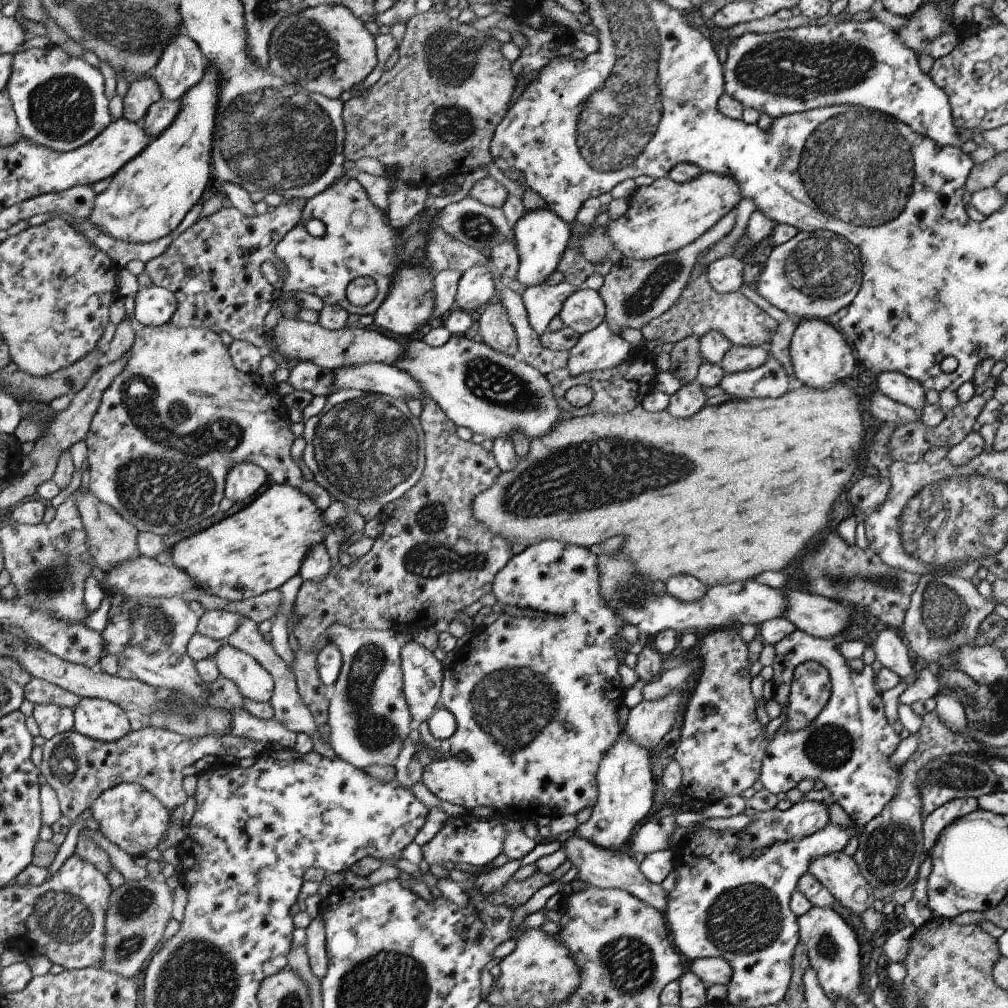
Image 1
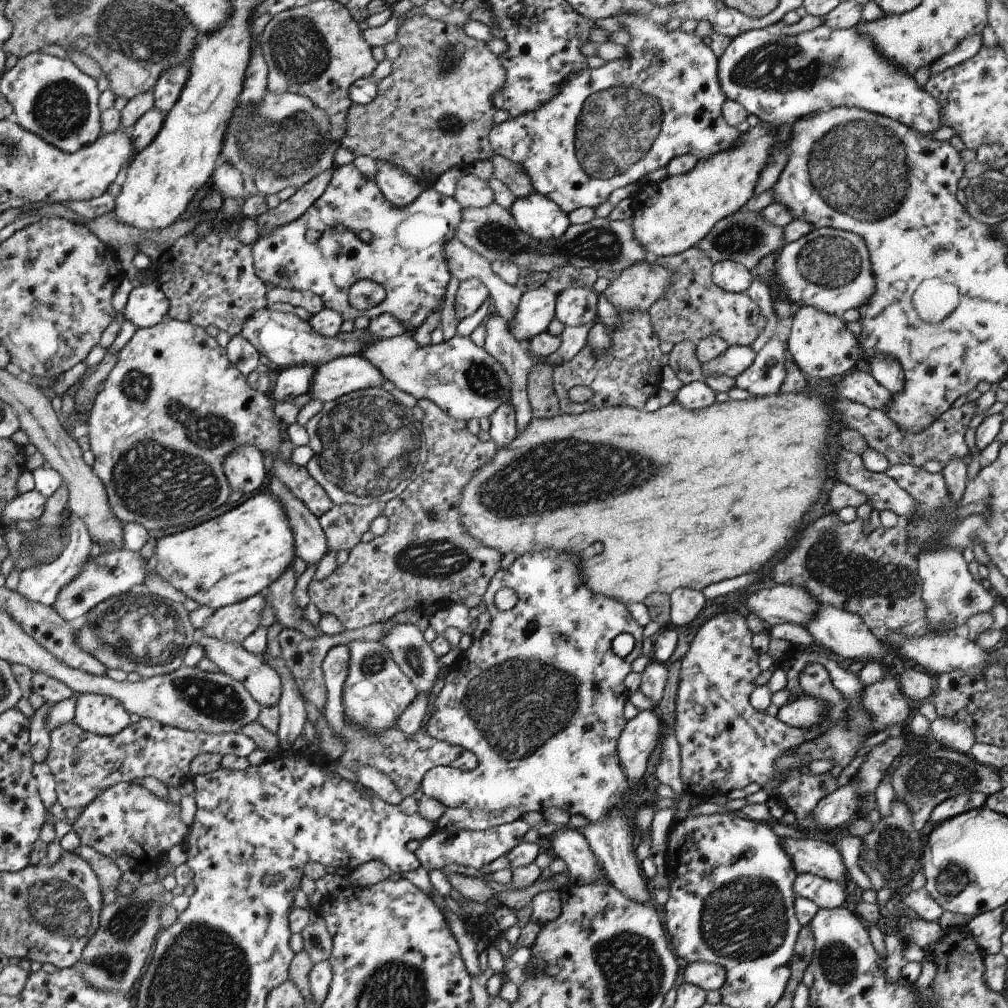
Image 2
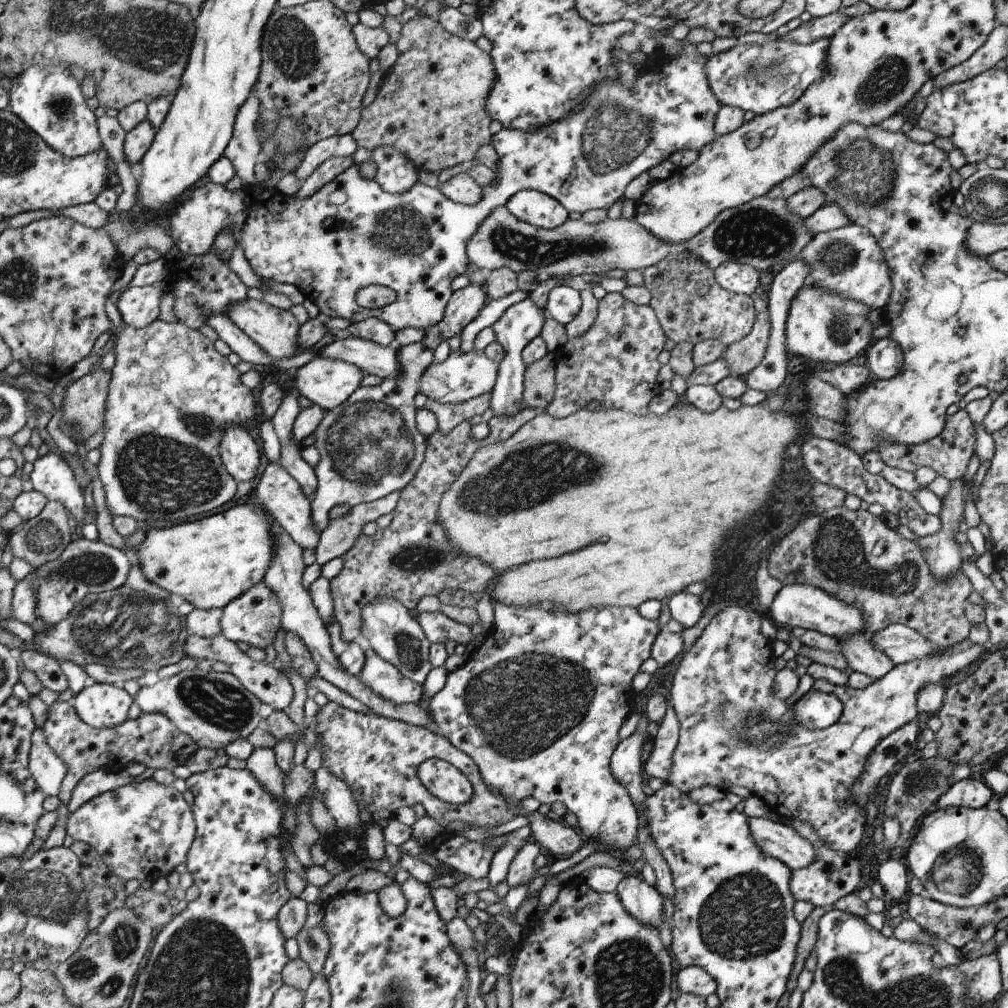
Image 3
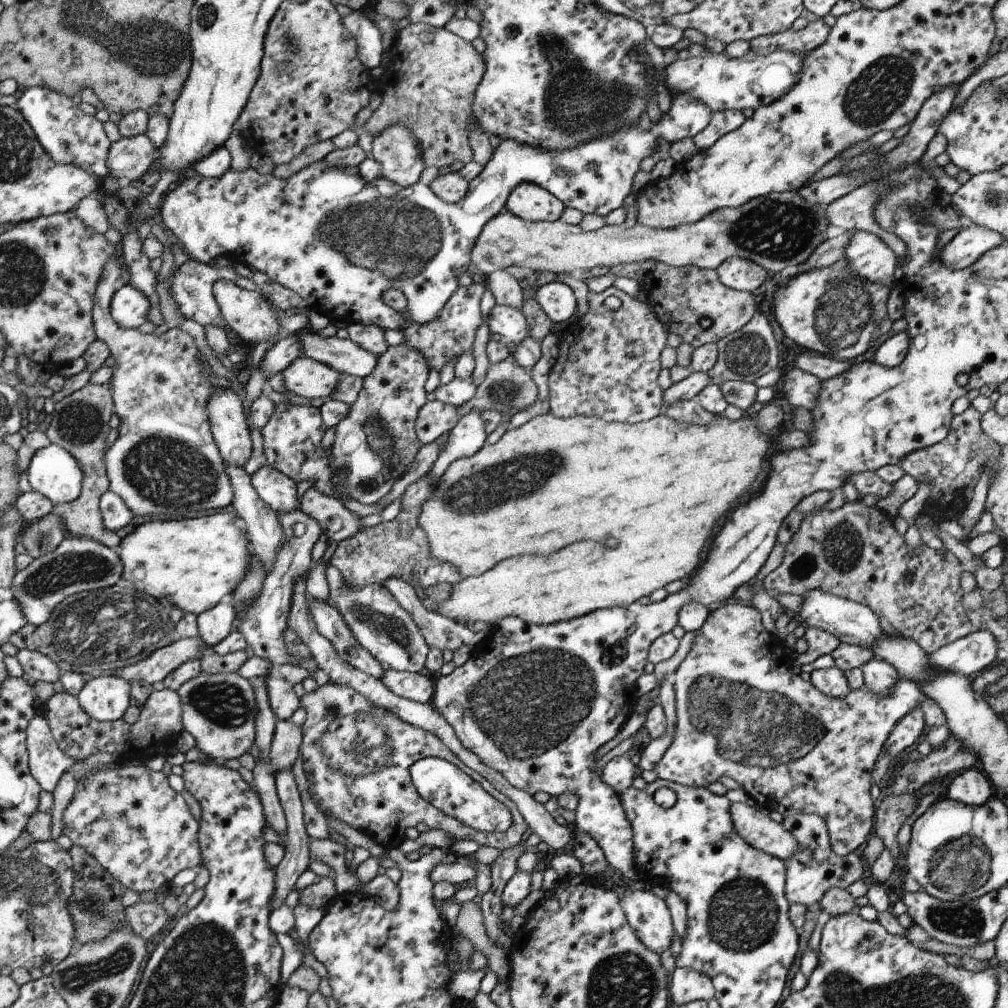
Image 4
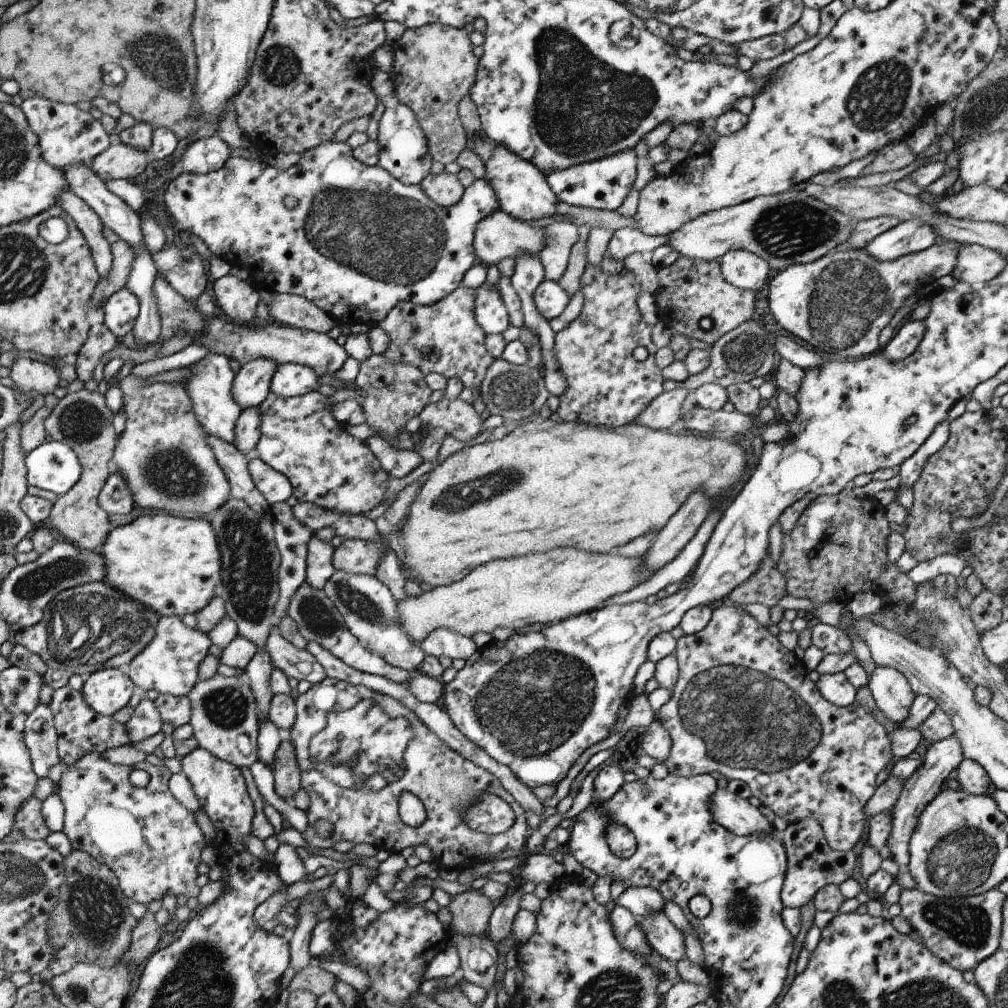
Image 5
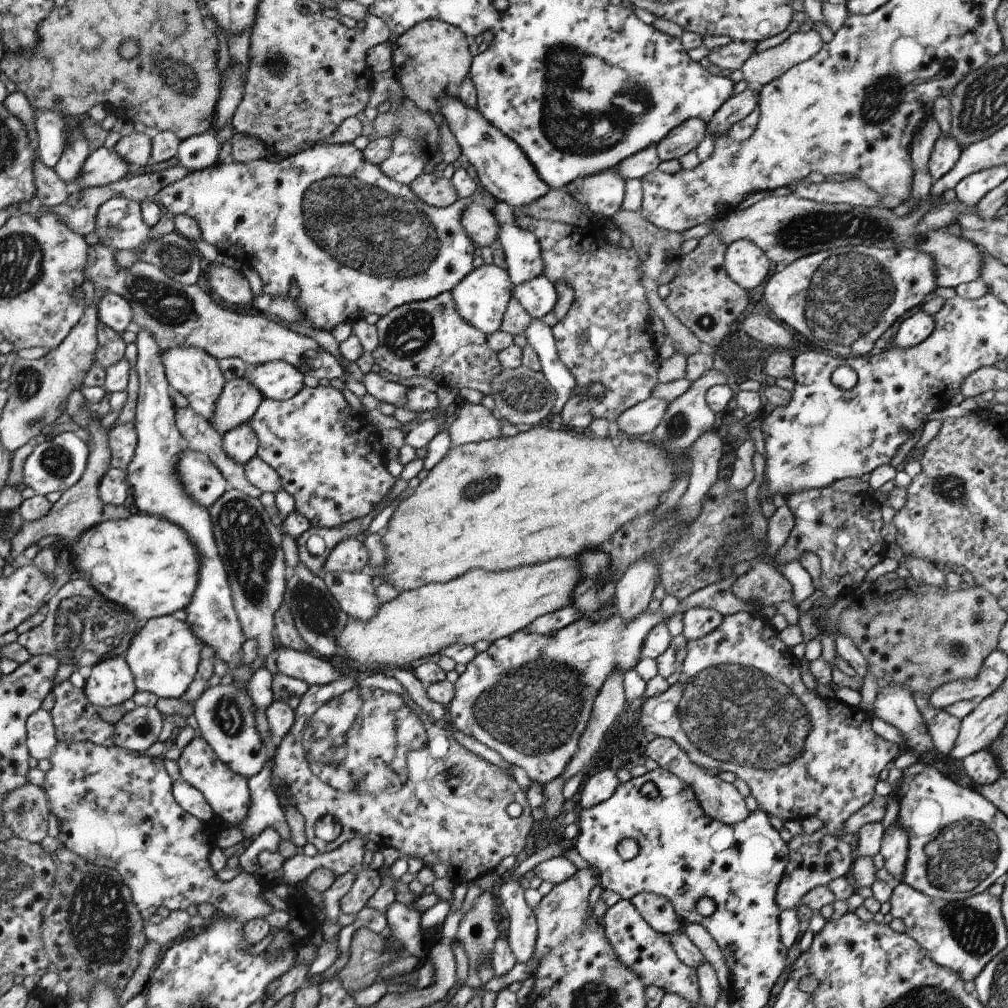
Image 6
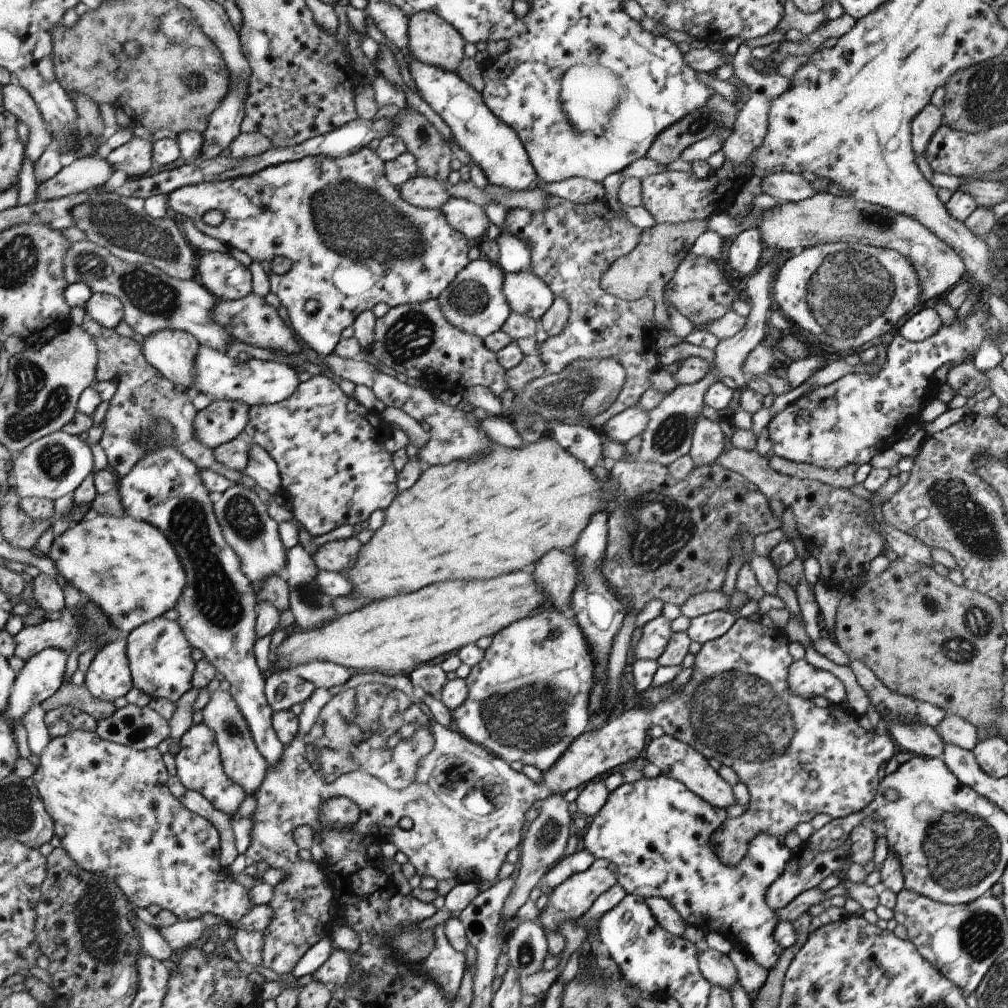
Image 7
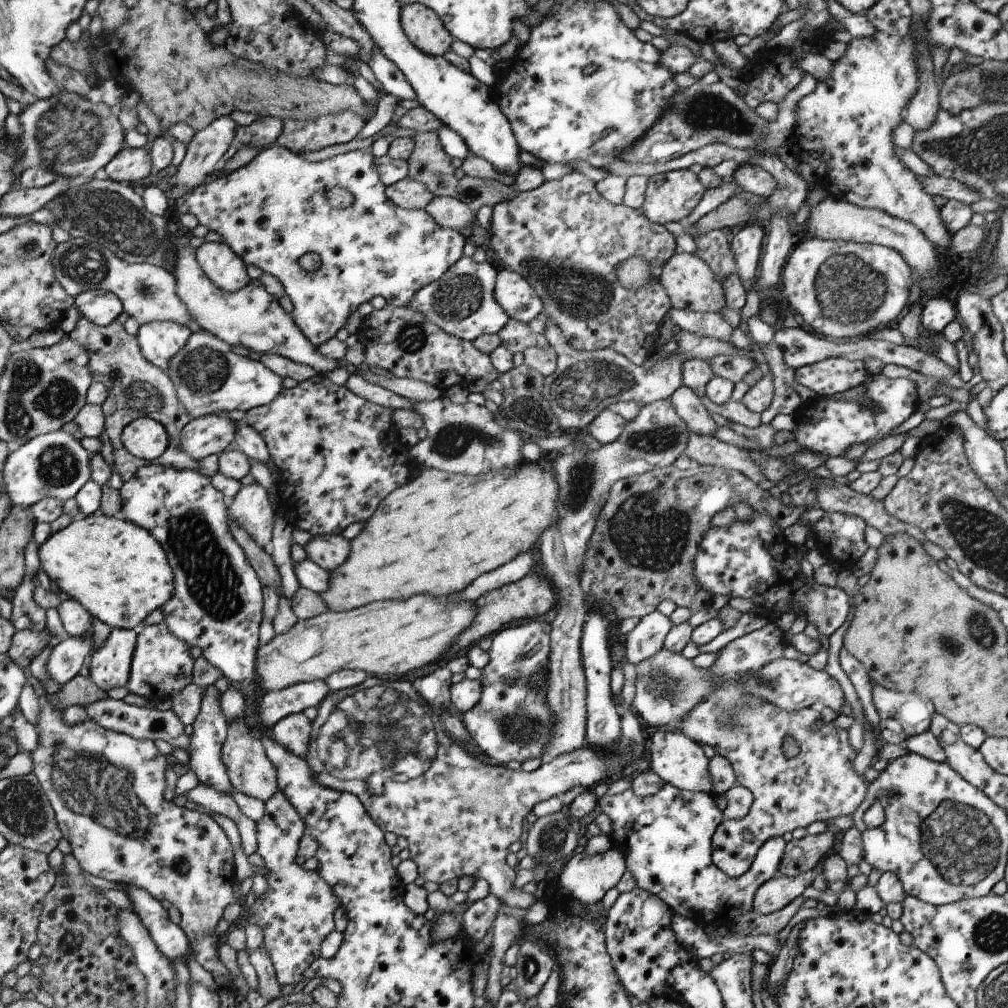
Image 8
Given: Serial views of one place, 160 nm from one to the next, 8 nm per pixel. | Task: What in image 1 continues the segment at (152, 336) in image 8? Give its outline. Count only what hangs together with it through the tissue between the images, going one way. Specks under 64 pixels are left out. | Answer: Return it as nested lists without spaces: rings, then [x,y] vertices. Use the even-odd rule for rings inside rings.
[[[242,462],[234,466],[226,482],[226,498],[237,502],[246,502],[252,496],[258,496],[260,487],[268,480],[266,472],[252,462]]]

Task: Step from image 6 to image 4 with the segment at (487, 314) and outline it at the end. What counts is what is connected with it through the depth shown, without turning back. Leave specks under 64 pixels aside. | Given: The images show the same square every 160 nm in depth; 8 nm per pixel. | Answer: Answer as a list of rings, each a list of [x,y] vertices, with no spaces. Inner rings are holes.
[[[495,305],[488,318],[488,328],[491,334],[498,333],[502,336],[507,337],[510,341],[507,345],[510,348],[510,358],[511,357],[511,350],[523,339],[528,337],[528,323],[526,322],[525,316],[522,314],[522,311],[515,309],[514,307],[509,307],[506,305]]]

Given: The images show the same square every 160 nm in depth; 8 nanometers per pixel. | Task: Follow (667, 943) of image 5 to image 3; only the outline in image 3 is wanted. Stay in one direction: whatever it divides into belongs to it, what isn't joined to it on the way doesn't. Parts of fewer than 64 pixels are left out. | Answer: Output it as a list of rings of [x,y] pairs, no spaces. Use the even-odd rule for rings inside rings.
[[[625,875],[615,893],[624,908],[642,924],[659,929],[664,916],[664,900],[657,888],[633,875]]]

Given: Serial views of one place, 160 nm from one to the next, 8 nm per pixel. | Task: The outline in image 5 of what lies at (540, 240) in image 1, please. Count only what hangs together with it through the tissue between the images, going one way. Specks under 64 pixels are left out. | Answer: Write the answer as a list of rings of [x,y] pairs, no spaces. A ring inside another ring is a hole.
[[[478,137],[468,142],[468,148],[473,150],[484,162],[484,179],[488,181],[497,193],[502,211],[513,215],[521,221],[532,221],[542,217],[552,216],[557,212],[557,195],[549,185],[545,174],[537,166],[514,154],[505,146],[498,144],[492,138]]]

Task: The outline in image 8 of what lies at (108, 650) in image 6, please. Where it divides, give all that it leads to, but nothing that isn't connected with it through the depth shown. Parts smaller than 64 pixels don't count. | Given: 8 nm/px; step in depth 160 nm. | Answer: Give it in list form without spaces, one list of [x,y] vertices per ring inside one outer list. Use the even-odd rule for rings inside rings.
[[[47,628],[42,632],[22,629],[14,633],[12,644],[4,654],[26,670],[49,642],[52,642],[52,636]]]

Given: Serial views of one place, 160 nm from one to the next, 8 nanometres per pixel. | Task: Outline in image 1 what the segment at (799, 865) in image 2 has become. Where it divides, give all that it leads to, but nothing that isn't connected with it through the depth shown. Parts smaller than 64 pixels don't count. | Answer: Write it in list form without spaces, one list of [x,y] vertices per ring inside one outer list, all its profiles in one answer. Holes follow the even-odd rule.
[[[835,852],[814,858],[808,871],[834,896],[835,900],[840,902],[842,907],[858,916],[873,906],[873,888],[860,873],[854,858],[848,854]],[[860,888],[868,893],[868,898],[864,902],[856,902],[854,898],[854,892],[858,892]]]

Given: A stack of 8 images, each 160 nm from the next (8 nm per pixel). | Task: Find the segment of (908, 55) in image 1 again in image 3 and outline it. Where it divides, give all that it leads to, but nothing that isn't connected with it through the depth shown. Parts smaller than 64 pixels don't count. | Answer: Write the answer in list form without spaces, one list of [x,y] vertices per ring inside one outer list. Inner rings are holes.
[[[782,39],[763,44],[736,45],[709,57],[705,64],[706,78],[720,105],[730,105],[744,112],[761,115],[792,104],[806,88],[825,75],[828,45],[829,40],[824,39],[807,45]]]

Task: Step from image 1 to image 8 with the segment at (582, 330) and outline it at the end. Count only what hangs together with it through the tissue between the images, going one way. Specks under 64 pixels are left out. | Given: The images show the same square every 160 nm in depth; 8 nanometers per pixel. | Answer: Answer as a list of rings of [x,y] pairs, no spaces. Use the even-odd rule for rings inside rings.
[[[499,267],[496,301],[512,319],[529,323],[542,314],[544,303],[529,281],[517,271]]]

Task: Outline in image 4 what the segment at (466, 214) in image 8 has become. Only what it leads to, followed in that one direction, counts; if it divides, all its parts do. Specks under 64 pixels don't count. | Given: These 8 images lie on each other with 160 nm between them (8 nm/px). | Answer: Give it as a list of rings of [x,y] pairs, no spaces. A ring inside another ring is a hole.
[[[798,191],[770,193],[763,197],[753,198],[739,206],[724,207],[707,214],[698,222],[683,224],[669,229],[653,229],[636,223],[632,228],[624,225],[604,225],[595,231],[586,232],[580,225],[569,225],[558,219],[557,221],[528,222],[518,215],[511,214],[506,208],[488,222],[481,230],[474,245],[474,271],[491,275],[510,265],[526,266],[540,274],[542,272],[580,273],[589,271],[594,266],[612,268],[617,264],[630,264],[652,258],[658,263],[670,266],[699,266],[703,269],[714,269],[727,258],[740,257],[757,262],[770,272],[784,273],[796,268],[825,241],[826,228],[829,226],[827,212],[819,204],[812,204]]]

